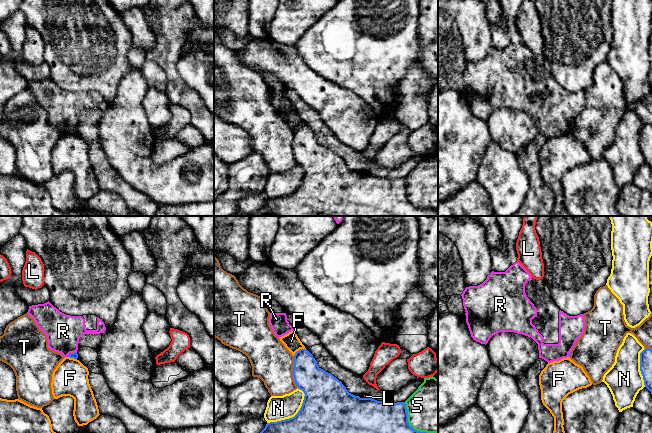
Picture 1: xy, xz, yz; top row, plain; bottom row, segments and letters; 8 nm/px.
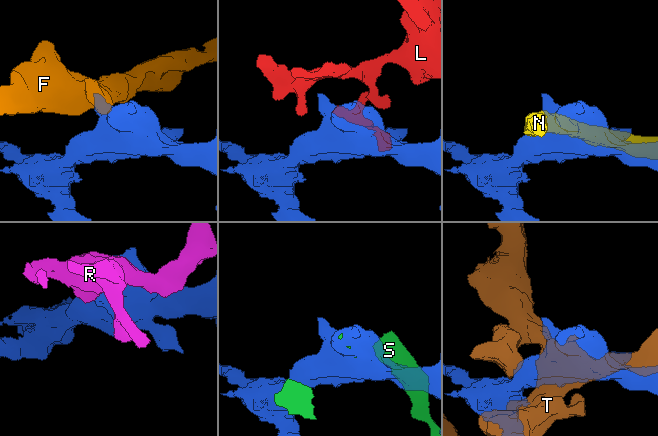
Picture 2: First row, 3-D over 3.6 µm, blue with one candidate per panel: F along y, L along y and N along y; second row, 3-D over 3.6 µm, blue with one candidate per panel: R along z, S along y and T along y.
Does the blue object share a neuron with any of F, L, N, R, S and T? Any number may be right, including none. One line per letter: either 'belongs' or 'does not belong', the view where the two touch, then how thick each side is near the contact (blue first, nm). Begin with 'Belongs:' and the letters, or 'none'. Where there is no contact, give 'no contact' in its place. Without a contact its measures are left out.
Belongs: none
F: does not belong; meets blue in xz; 240 nm thick on the blue side, 130 nm on the other
L: does not belong; meets blue in xz; 340 nm thick on the blue side, 30 nm on the other
N: does not belong; meets blue in xz; 340 nm thick on the blue side, 190 nm on the other
R: does not belong; meets blue in xy; 50 nm thick on the blue side, 280 nm on the other
S: does not belong; meets blue in xz; 260 nm thick on the blue side, 420 nm on the other
T: does not belong; meets blue in xz; 260 nm thick on the blue side, 320 nm on the other

